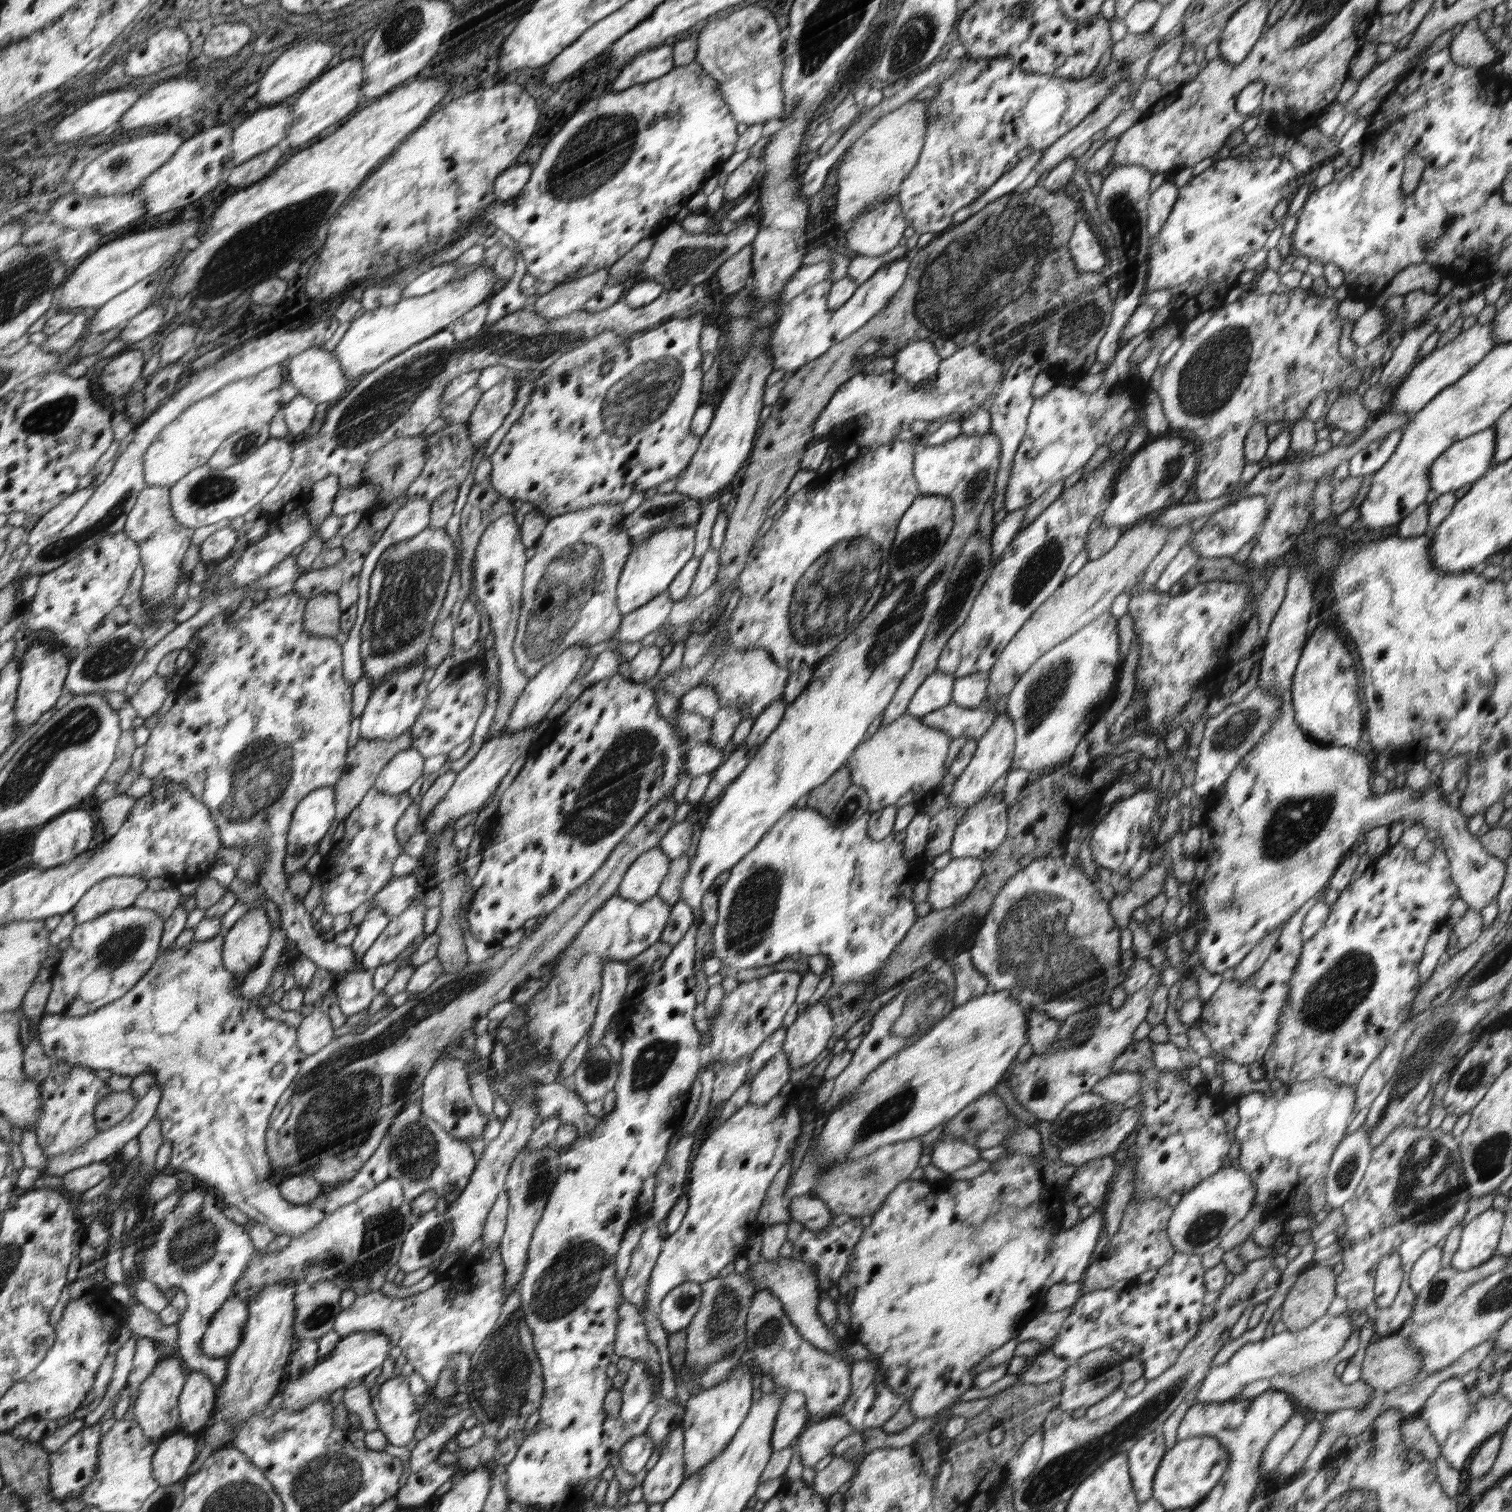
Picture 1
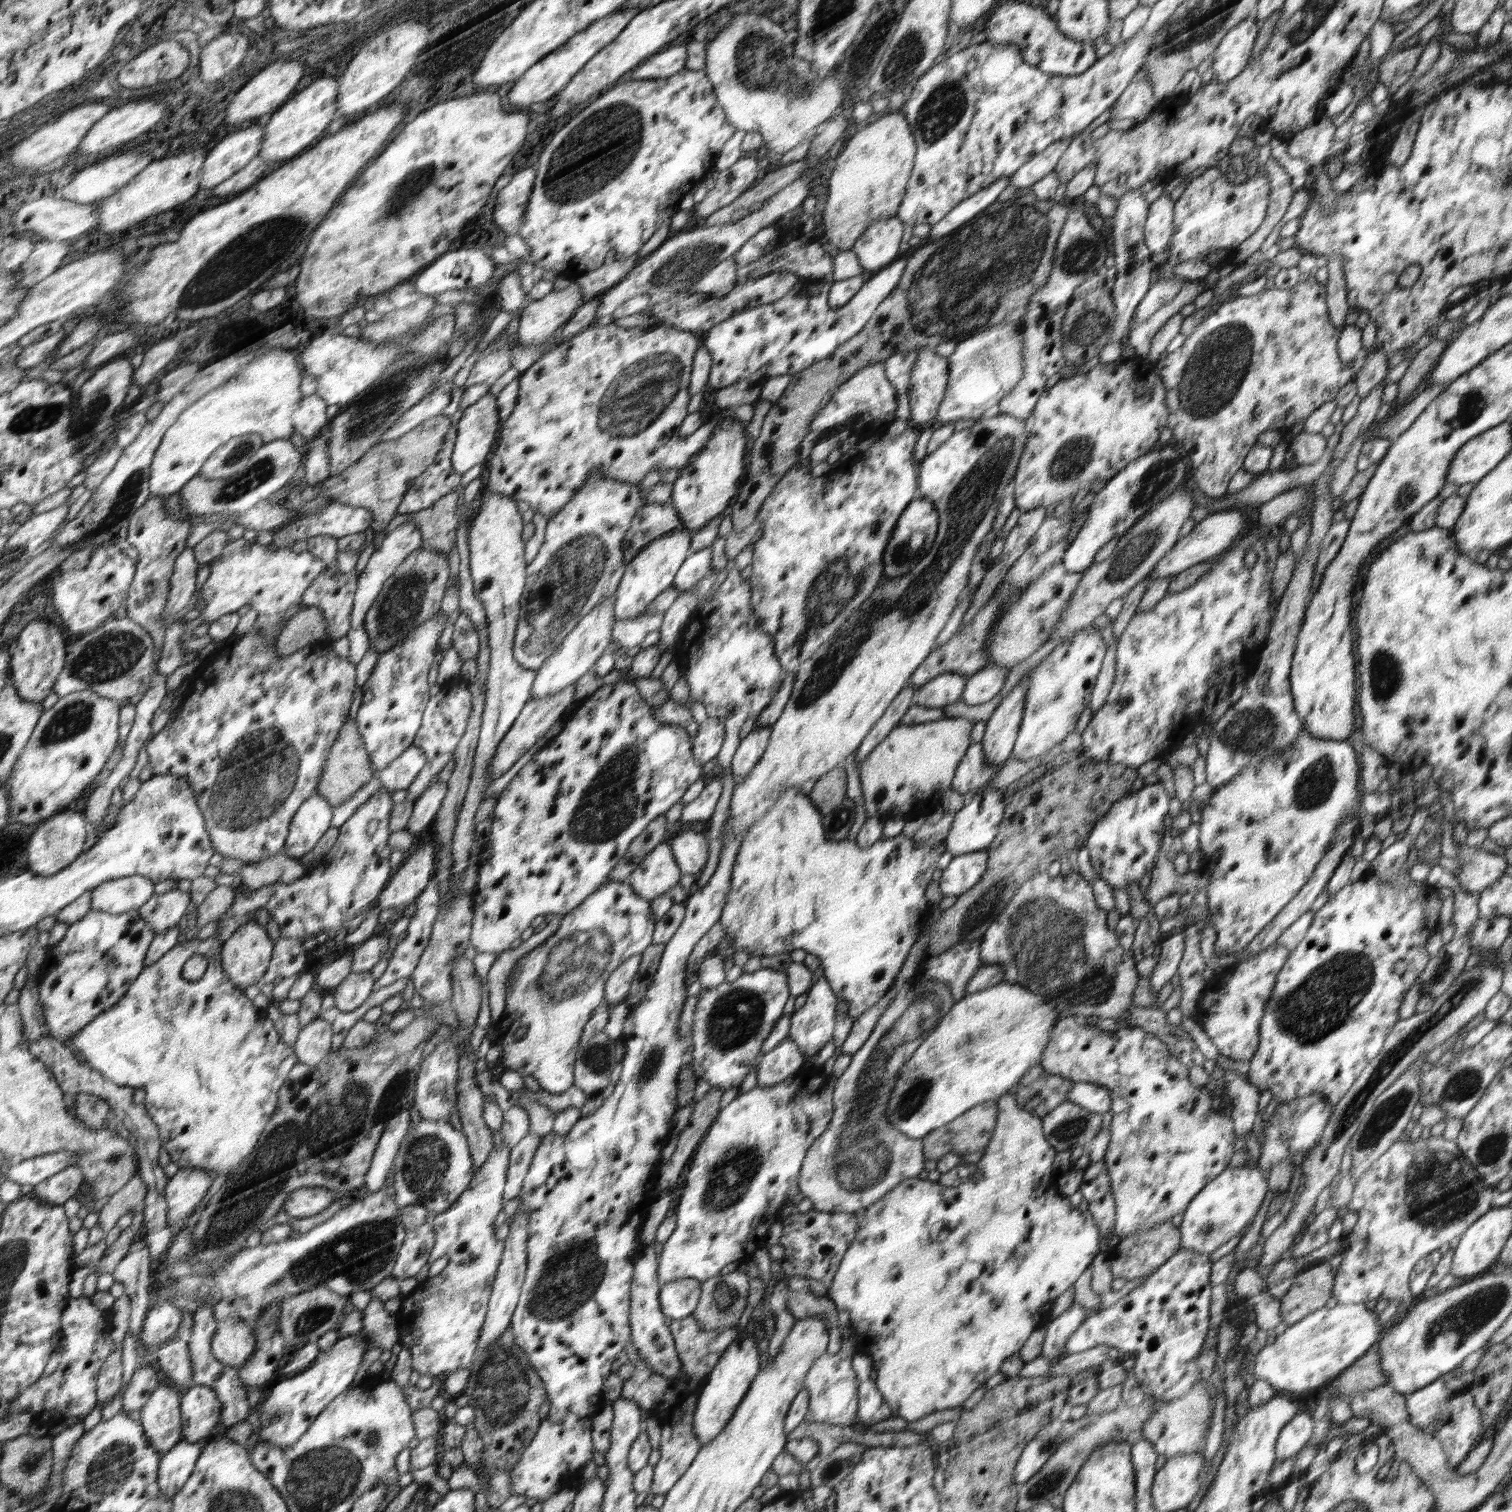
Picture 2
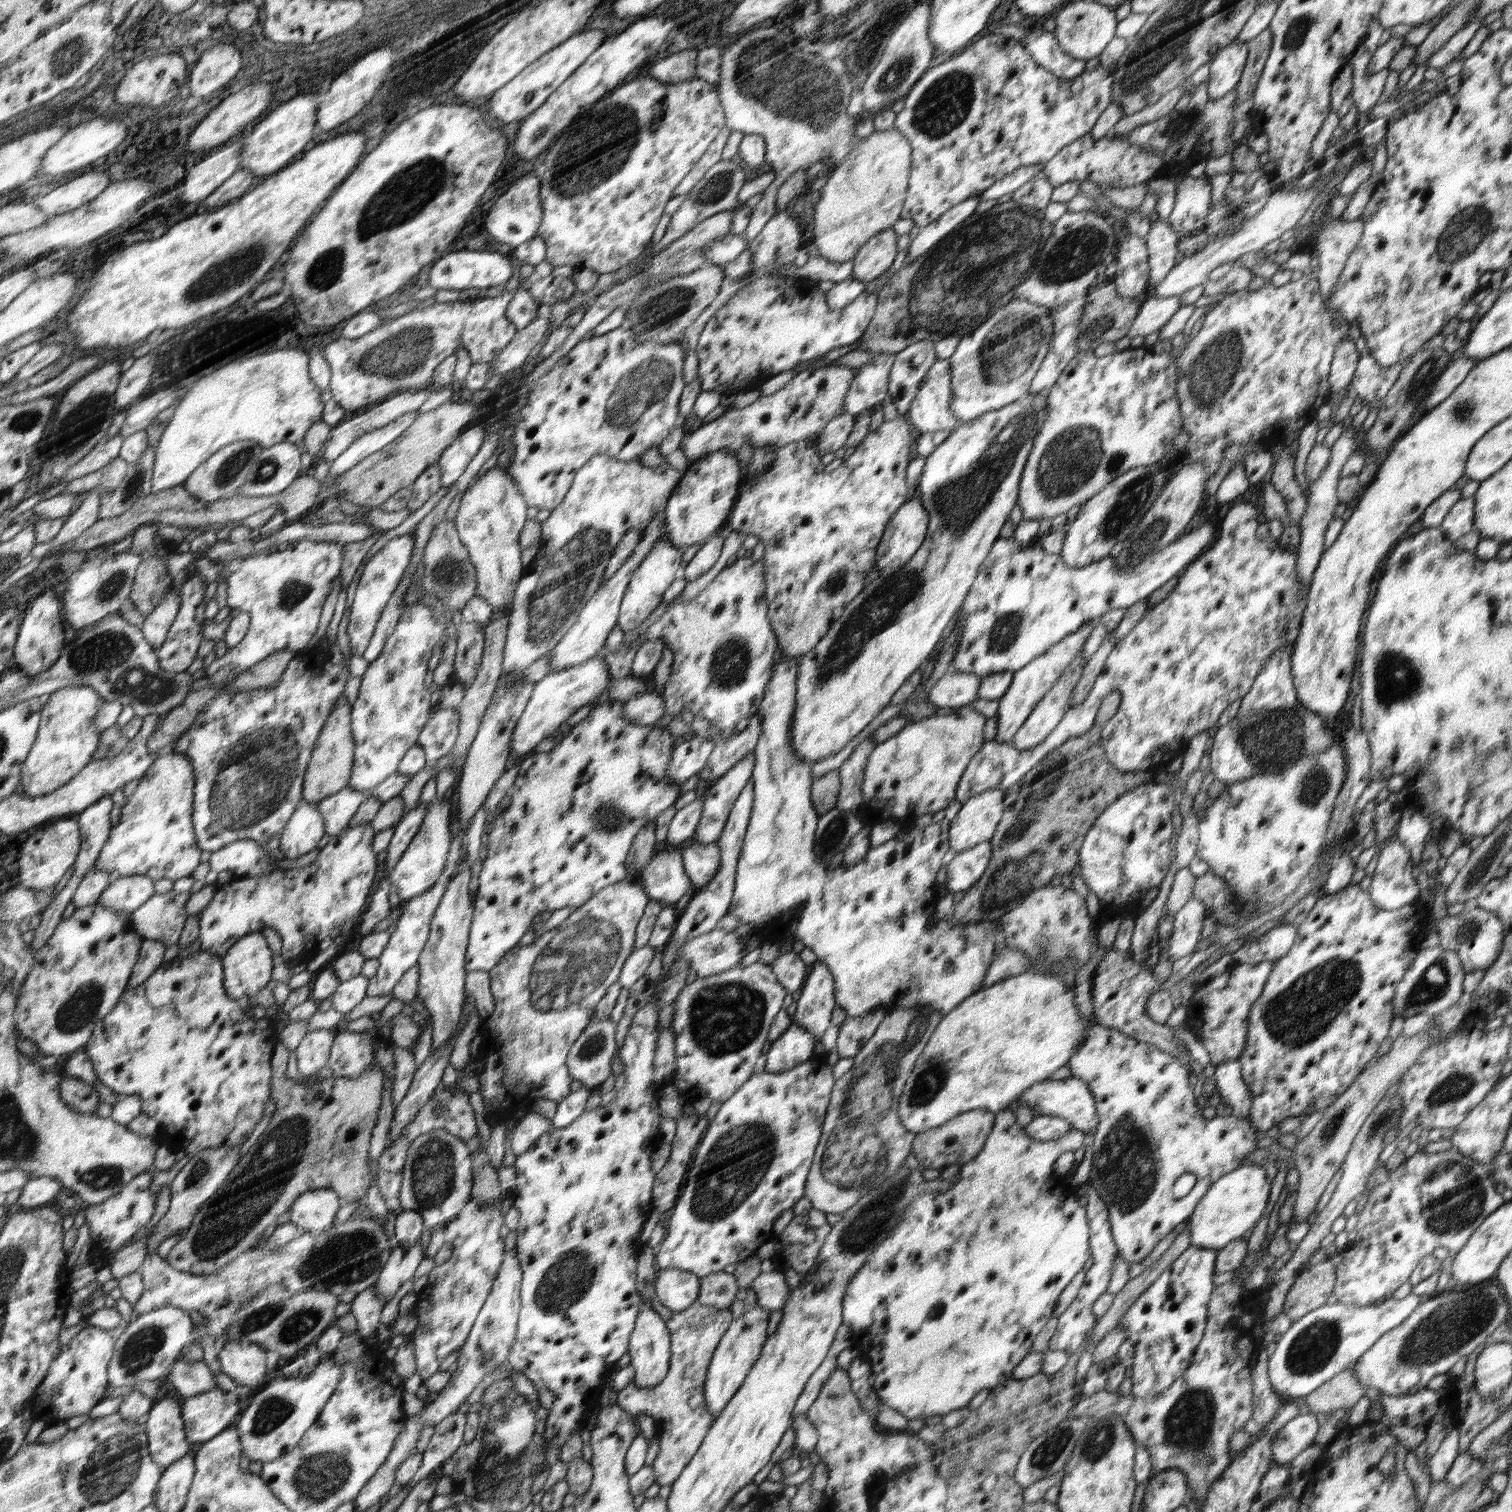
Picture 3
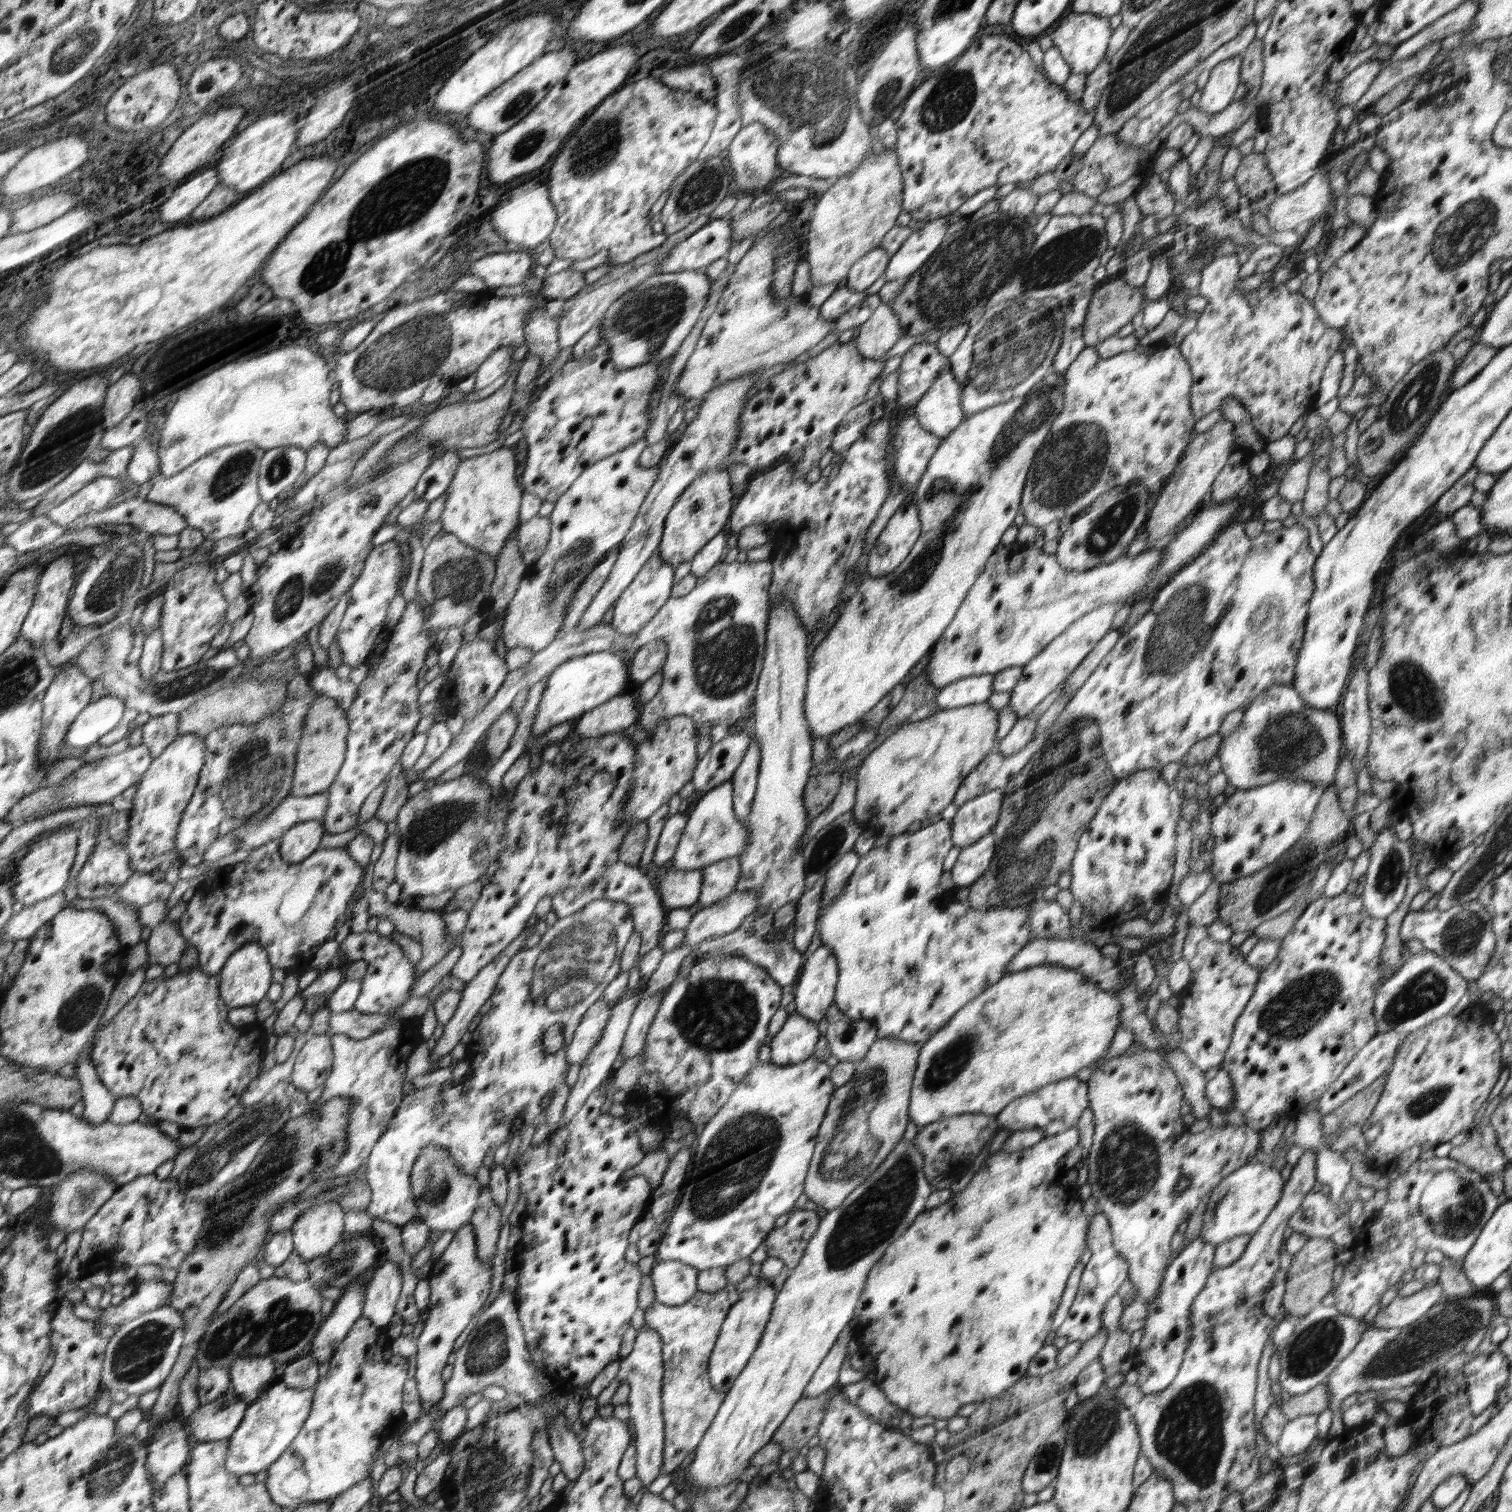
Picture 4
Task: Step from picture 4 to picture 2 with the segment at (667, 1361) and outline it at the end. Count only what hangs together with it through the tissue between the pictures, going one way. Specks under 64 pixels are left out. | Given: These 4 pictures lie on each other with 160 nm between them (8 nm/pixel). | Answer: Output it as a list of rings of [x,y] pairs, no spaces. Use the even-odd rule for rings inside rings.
[[[692,1316],[682,1320],[672,1320],[672,1334],[675,1334],[676,1350],[679,1350],[684,1372],[682,1376],[672,1379],[656,1375],[652,1368],[640,1358],[637,1348],[631,1343],[632,1340],[626,1343],[625,1351],[635,1367],[632,1377],[623,1386],[621,1398],[633,1400],[640,1410],[655,1416],[661,1424],[660,1460],[653,1466],[653,1481],[648,1490],[655,1496],[670,1492],[698,1456],[701,1442],[696,1436],[693,1422],[697,1402],[700,1394],[703,1393],[703,1387],[711,1370],[715,1368],[732,1342],[738,1340],[739,1333],[740,1330],[737,1328],[705,1331],[698,1326],[696,1318]]]

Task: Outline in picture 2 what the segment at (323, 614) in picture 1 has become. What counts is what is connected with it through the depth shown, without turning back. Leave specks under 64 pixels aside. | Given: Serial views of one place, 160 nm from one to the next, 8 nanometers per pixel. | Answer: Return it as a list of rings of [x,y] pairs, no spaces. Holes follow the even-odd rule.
[[[302,608],[277,637],[275,642],[277,656],[288,656],[310,644],[326,640],[325,630],[321,608]]]

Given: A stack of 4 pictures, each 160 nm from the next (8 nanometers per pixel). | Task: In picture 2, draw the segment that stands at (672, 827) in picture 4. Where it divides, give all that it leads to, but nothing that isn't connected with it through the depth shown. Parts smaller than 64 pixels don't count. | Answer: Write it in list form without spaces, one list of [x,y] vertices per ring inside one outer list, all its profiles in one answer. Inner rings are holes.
[[[719,776],[708,783],[698,798],[684,806],[682,815],[679,818],[683,823],[702,822],[702,820],[707,821],[711,818],[722,793],[722,777]]]

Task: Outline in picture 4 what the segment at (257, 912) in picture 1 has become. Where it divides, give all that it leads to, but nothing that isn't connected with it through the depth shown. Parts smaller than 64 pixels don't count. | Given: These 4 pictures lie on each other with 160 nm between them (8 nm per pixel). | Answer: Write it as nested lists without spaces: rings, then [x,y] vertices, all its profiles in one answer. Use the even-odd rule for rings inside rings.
[[[257,942],[247,943],[235,952],[221,973],[223,978],[221,994],[226,1003],[232,1008],[255,1007],[266,996],[272,984],[272,966],[268,964],[268,959],[267,950]]]

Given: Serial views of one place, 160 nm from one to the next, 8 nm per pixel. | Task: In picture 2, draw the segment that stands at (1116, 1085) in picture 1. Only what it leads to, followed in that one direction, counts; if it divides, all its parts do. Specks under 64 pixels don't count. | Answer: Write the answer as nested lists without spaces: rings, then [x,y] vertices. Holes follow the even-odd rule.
[[[1075,1082],[1066,1100],[1090,1112],[1104,1114],[1111,1108],[1111,1091],[1097,1084]]]

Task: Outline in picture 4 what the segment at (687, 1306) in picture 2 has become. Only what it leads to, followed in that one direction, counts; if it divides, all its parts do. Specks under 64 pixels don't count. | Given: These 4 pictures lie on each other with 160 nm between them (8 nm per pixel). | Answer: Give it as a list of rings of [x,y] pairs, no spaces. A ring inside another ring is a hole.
[[[657,1261],[652,1270],[655,1299],[658,1303],[675,1306],[691,1301],[698,1293],[699,1271],[680,1261]]]

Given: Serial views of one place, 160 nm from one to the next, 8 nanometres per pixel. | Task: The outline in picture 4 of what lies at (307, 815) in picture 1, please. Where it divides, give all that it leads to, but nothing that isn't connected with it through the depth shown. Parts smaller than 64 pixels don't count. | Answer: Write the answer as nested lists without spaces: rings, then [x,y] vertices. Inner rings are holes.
[[[416,601],[406,604],[406,608],[400,617],[398,624],[390,629],[387,639],[387,647],[380,655],[381,661],[375,670],[370,670],[366,678],[359,684],[354,702],[348,707],[348,722],[352,722],[352,734],[348,734],[348,762],[343,763],[343,768],[339,772],[332,785],[325,792],[328,793],[328,812],[323,816],[324,820],[308,820],[300,822],[286,832],[280,840],[278,846],[280,856],[284,862],[296,864],[306,860],[310,854],[318,848],[320,838],[326,835],[342,834],[358,827],[358,812],[366,796],[370,794],[382,782],[384,776],[390,772],[398,763],[398,758],[402,757],[402,750],[411,740],[416,724],[420,722],[420,704],[418,704],[418,688],[416,688],[416,678],[420,668],[424,666],[426,652],[428,652],[428,636],[424,629],[424,614]]]

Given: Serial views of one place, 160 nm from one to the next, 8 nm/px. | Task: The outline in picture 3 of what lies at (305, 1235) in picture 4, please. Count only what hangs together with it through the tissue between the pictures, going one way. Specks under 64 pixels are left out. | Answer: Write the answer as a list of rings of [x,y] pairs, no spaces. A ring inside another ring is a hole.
[[[330,1188],[307,1191],[295,1200],[295,1204],[289,1210],[290,1222],[297,1226],[300,1233],[315,1232],[318,1234],[323,1230],[329,1230],[329,1228],[333,1228],[336,1212],[340,1208],[340,1204],[338,1204],[340,1201],[337,1192]]]

